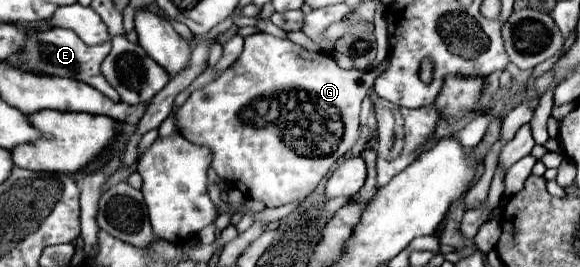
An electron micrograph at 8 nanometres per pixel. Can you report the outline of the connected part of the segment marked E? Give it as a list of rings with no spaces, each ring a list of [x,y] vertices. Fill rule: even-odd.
[[[52,28],[52,30],[46,30],[46,32],[32,32],[32,34],[28,34],[28,40],[24,44],[22,64],[30,72],[76,78],[76,80],[86,82],[88,86],[100,90],[112,102],[122,102],[120,96],[116,94],[116,90],[110,86],[110,82],[104,78],[104,74],[100,70],[100,66],[102,66],[104,58],[108,56],[108,52],[110,52],[110,42],[88,46],[88,44],[84,44],[78,38],[78,34],[74,30],[70,30],[70,28]]]

